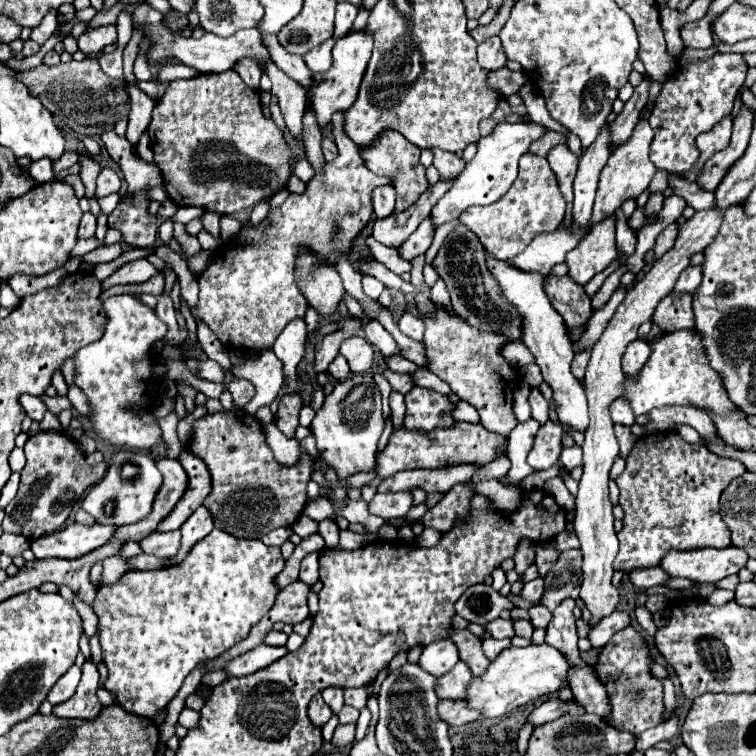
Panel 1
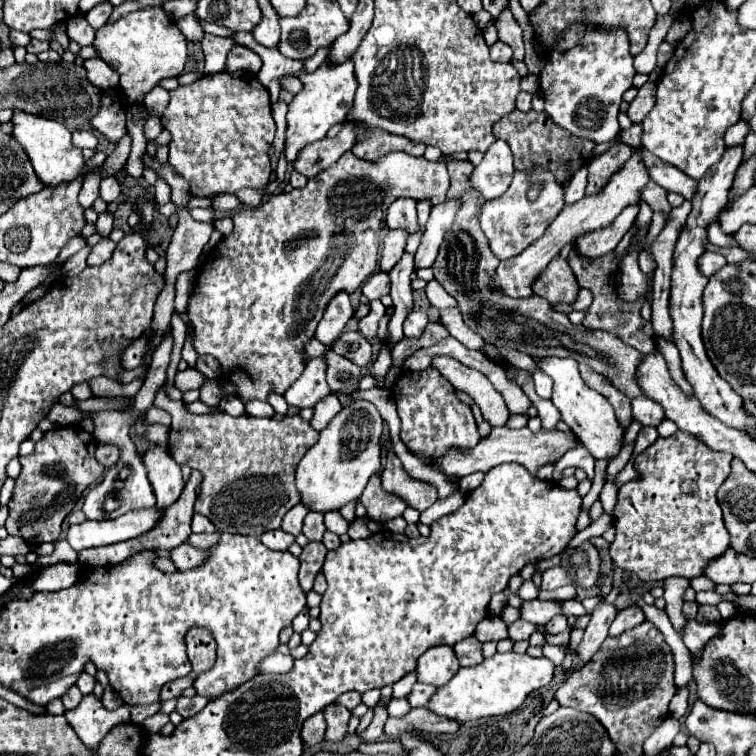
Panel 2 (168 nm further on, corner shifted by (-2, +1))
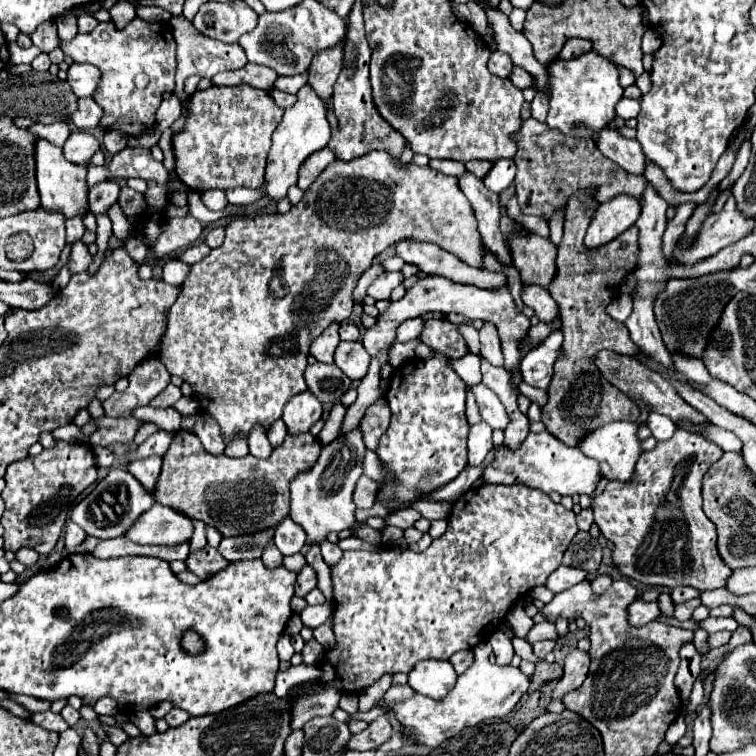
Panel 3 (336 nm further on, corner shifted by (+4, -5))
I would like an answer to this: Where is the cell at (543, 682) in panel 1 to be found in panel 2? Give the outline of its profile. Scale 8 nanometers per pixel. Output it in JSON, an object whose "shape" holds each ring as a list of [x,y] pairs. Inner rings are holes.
{"shape":[[[515,651],[495,653],[493,657],[485,659],[475,667],[461,667],[449,683],[437,689],[427,709],[431,709],[433,713],[437,711],[437,715],[457,719],[463,723],[491,715],[507,715],[519,709],[529,693],[551,683],[553,671],[555,665],[549,663],[547,657],[531,657],[527,653],[515,653]]]}

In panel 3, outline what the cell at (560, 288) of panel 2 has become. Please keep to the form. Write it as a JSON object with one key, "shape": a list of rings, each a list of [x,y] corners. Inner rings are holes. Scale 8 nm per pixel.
{"shape":[[[527,231],[527,237],[511,237],[511,253],[525,285],[549,287],[557,257],[557,247],[549,239]]]}

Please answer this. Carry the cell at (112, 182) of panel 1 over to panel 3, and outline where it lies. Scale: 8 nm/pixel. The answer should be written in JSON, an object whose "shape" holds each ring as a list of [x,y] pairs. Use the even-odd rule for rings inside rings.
{"shape":[[[113,179],[101,181],[99,185],[89,189],[89,201],[91,201],[91,211],[97,213],[105,213],[113,203],[117,203],[117,195],[119,195],[121,185]]]}

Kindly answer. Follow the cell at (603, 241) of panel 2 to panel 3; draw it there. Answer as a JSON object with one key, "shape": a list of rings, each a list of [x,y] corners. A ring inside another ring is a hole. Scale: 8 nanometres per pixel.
{"shape":[[[617,195],[615,199],[601,203],[591,217],[589,231],[585,235],[587,247],[601,247],[635,225],[639,217],[639,201],[631,195]]]}

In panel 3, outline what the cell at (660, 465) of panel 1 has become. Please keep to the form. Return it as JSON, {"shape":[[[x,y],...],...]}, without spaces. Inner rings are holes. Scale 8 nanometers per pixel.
{"shape":[[[677,429],[675,431],[675,437],[671,437],[669,441],[661,441],[655,445],[655,449],[651,451],[645,451],[641,457],[639,457],[639,465],[635,467],[635,481],[631,485],[623,485],[621,481],[609,481],[603,489],[601,495],[597,495],[593,499],[593,513],[595,513],[595,525],[601,529],[603,537],[613,541],[615,543],[615,549],[613,549],[613,563],[617,565],[619,573],[623,577],[629,577],[629,579],[635,579],[639,583],[645,583],[645,585],[663,585],[663,587],[681,587],[681,585],[689,585],[689,587],[695,587],[699,591],[711,591],[711,589],[719,589],[719,587],[725,587],[727,585],[727,579],[731,577],[733,569],[729,569],[727,565],[723,565],[719,553],[717,553],[717,533],[715,533],[715,525],[711,525],[709,517],[703,513],[701,509],[701,479],[705,475],[705,471],[711,467],[711,463],[715,459],[719,459],[723,455],[723,449],[719,449],[719,445],[715,445],[713,441],[707,441],[703,439],[701,435],[697,437],[695,433],[689,433],[689,431],[681,431]]]}

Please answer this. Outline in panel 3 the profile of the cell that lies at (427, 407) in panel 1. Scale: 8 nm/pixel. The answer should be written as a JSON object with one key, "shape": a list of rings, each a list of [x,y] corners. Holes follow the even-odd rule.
{"shape":[[[429,319],[425,321],[421,343],[429,345],[433,355],[429,359],[413,359],[399,369],[393,371],[389,379],[389,391],[387,391],[387,403],[391,407],[391,425],[385,431],[385,435],[379,441],[377,457],[383,463],[385,471],[391,473],[393,481],[387,485],[379,485],[377,499],[387,505],[391,511],[399,511],[401,507],[411,507],[417,503],[423,495],[429,495],[449,481],[453,481],[465,467],[467,467],[467,433],[469,425],[465,419],[465,393],[467,385],[463,379],[451,369],[451,361],[461,359],[469,353],[469,347],[459,333],[455,323],[449,323],[445,319]]]}

